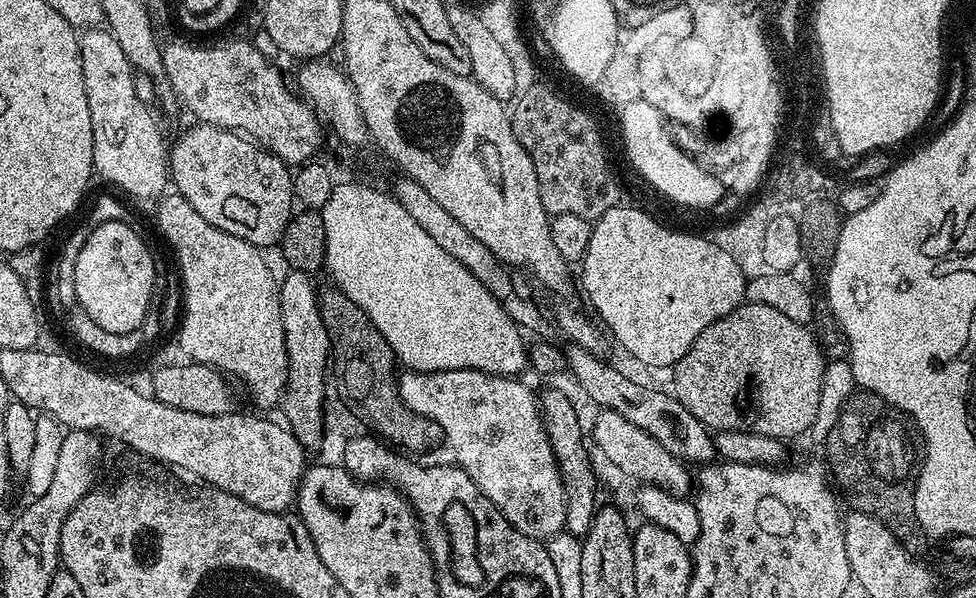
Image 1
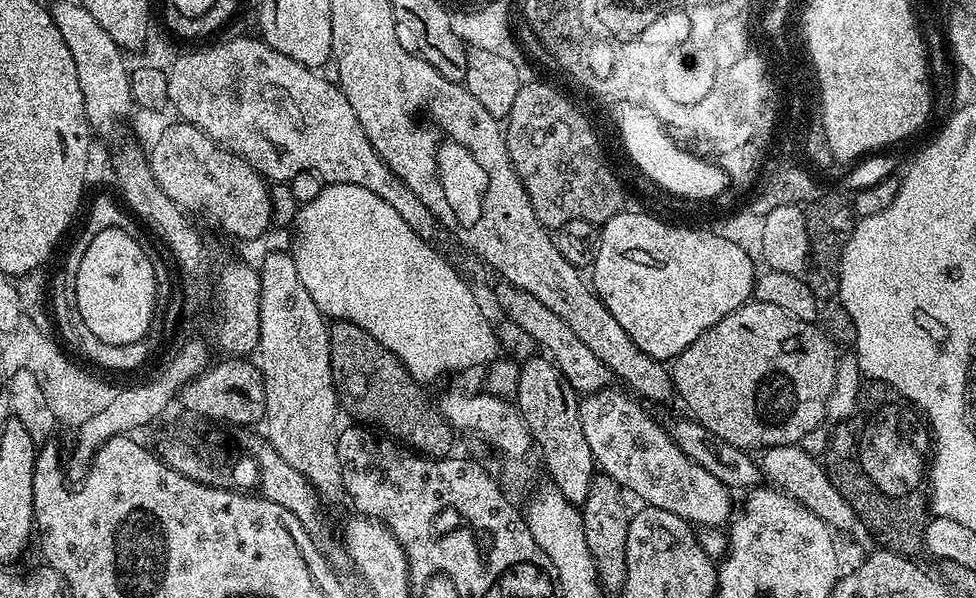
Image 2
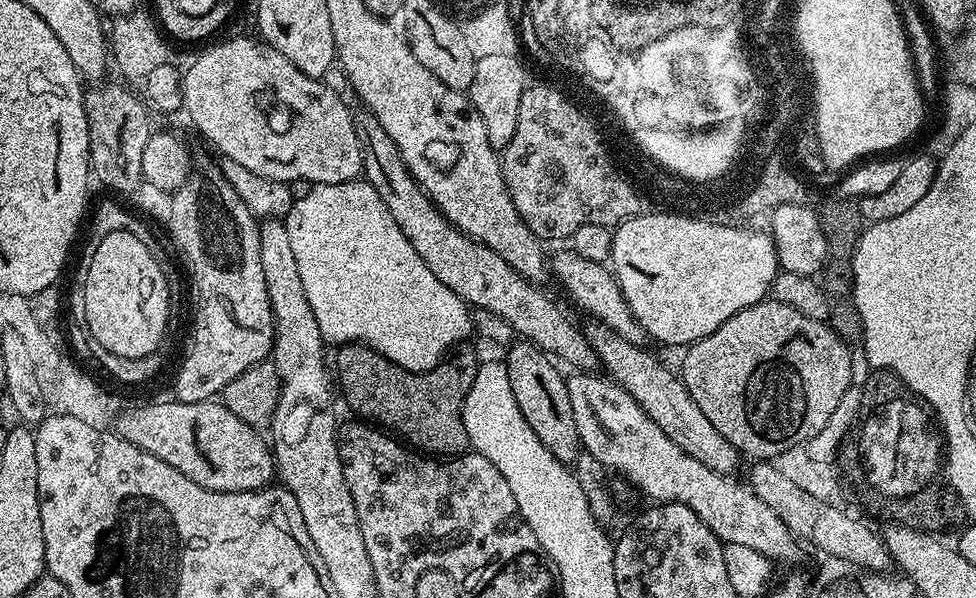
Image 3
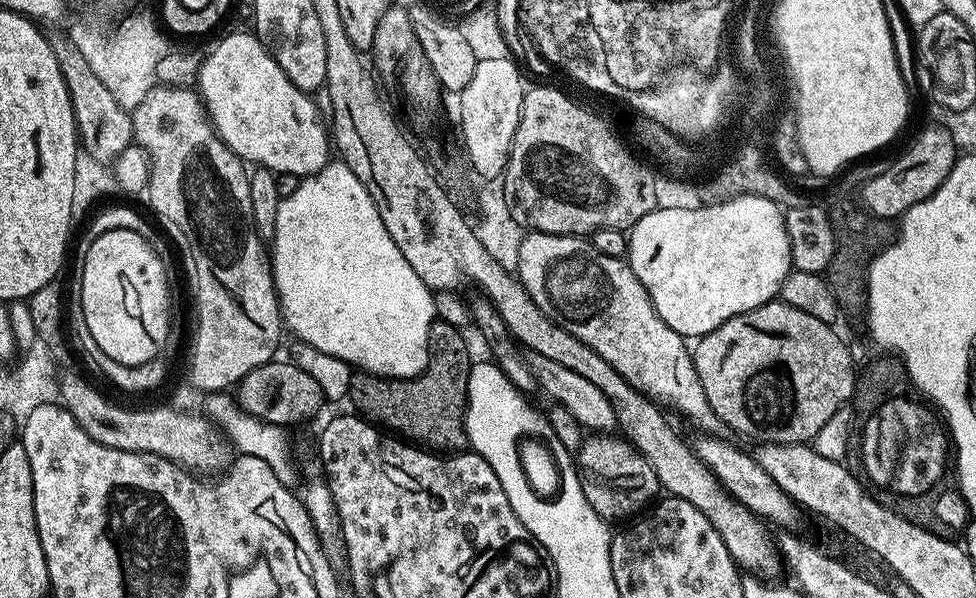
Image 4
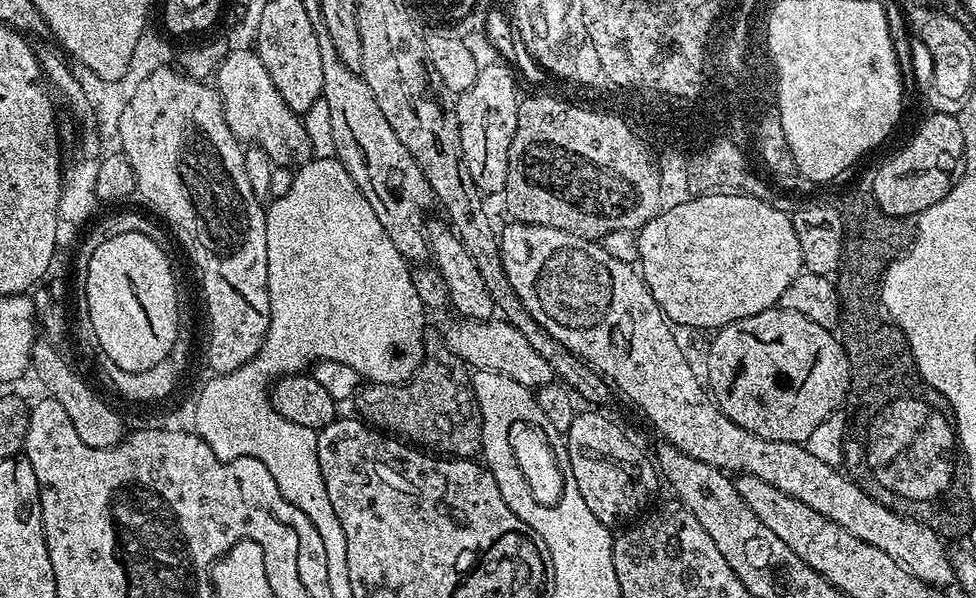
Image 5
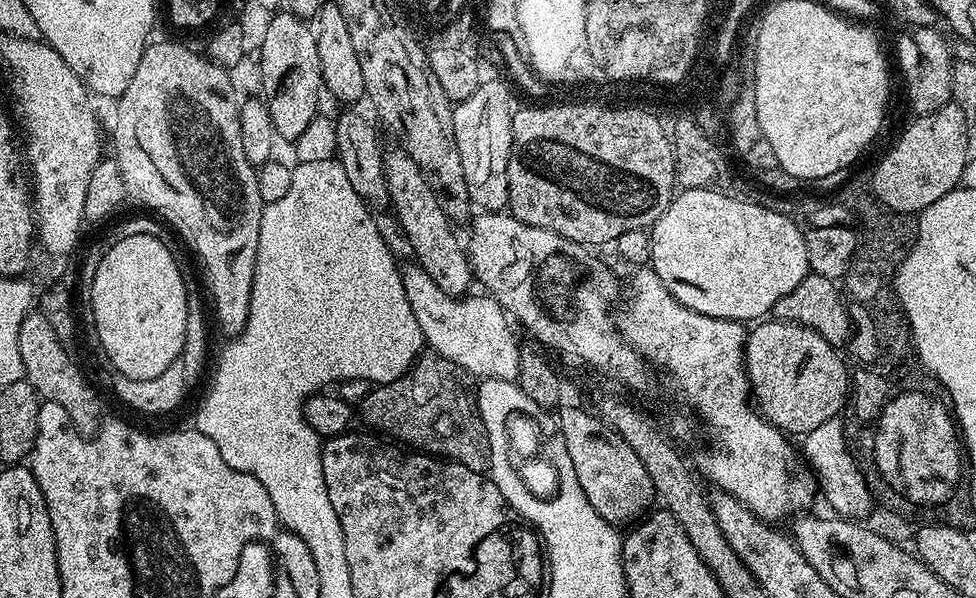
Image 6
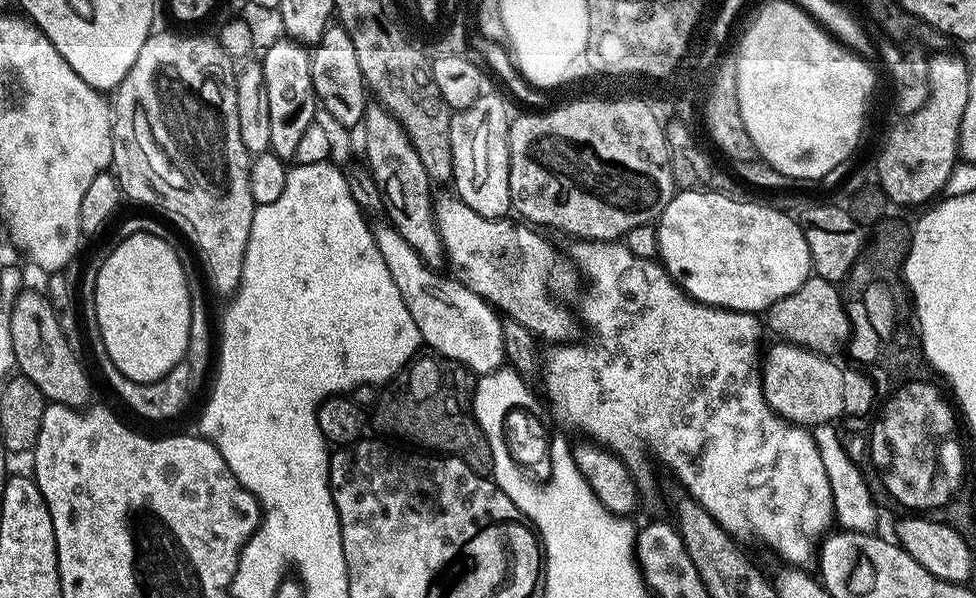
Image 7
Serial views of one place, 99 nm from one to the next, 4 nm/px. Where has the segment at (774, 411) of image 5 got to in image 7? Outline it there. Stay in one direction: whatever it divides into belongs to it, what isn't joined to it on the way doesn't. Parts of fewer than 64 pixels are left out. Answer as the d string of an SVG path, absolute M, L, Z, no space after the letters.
M776 342L769 354L767 351L762 364L764 396L767 397L768 404L783 420L788 420L792 424L801 425L809 430L818 427L819 424L839 421L839 416L844 412L844 400L846 404L846 390L844 394L844 372L835 364L836 362L832 358L817 356L815 352L807 352L804 348L795 348L793 344Z

